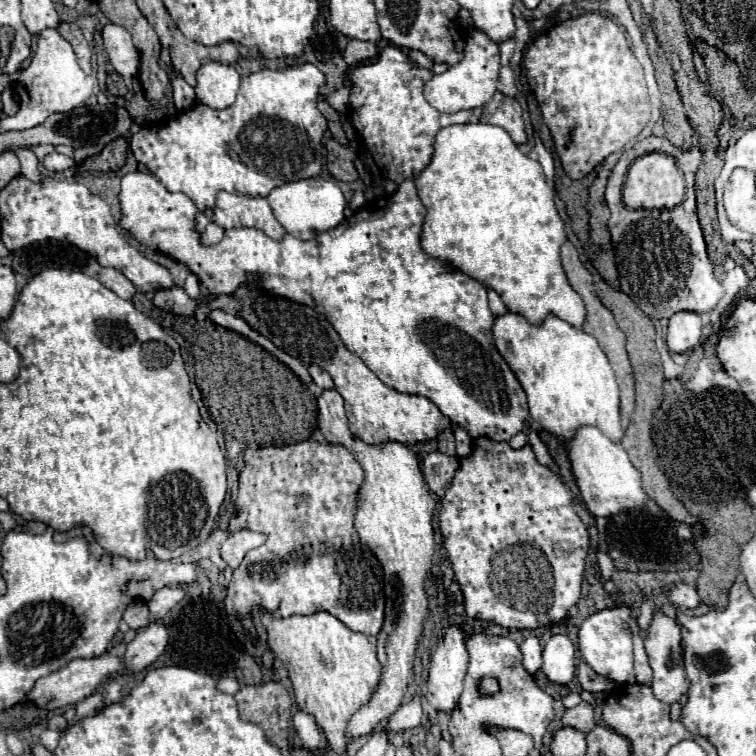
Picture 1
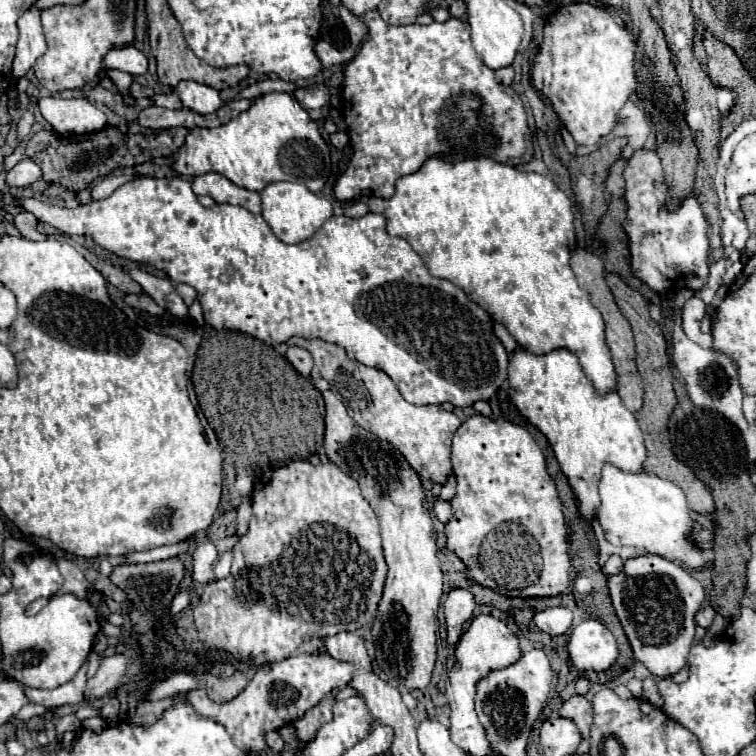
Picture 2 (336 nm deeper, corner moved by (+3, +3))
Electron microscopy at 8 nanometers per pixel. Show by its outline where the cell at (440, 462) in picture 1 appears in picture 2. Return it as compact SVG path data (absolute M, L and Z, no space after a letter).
M437 497L435 505L433 505L433 511L435 511L435 515L437 515L437 519L439 519L441 523L447 523L449 517L451 517L451 507L449 507L449 503L443 501L441 497Z

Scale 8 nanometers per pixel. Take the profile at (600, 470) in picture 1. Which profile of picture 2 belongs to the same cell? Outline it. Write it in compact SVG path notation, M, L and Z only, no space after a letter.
M605 463L599 481L599 495L601 505L597 509L597 521L601 523L609 543L631 545L643 553L677 559L683 563L683 567L703 567L703 551L699 551L689 539L693 521L689 517L685 493L675 483L645 471L627 473L611 463Z

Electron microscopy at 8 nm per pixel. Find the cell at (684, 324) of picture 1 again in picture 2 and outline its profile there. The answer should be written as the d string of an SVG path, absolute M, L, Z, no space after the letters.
M691 297L685 305L683 305L683 309L681 309L681 317L683 317L683 331L685 331L685 335L691 339L691 341L695 341L695 343L701 343L701 329L699 329L699 323L701 323L701 319L703 319L703 315L705 315L705 309L707 309L707 305L701 301L701 299L697 299L697 297Z

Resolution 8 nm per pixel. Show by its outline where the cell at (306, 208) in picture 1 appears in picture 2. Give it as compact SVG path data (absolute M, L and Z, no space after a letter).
M287 181L269 183L261 191L261 201L263 201L263 219L269 223L273 233L285 243L301 243L309 239L333 215L331 203L321 193L313 193L301 183L287 183Z

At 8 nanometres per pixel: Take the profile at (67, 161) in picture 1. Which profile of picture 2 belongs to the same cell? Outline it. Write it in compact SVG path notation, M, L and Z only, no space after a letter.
M31 159L19 161L9 173L7 173L7 185L11 187L29 187L31 183L35 183L37 179L41 179L41 169L37 163L33 163Z

